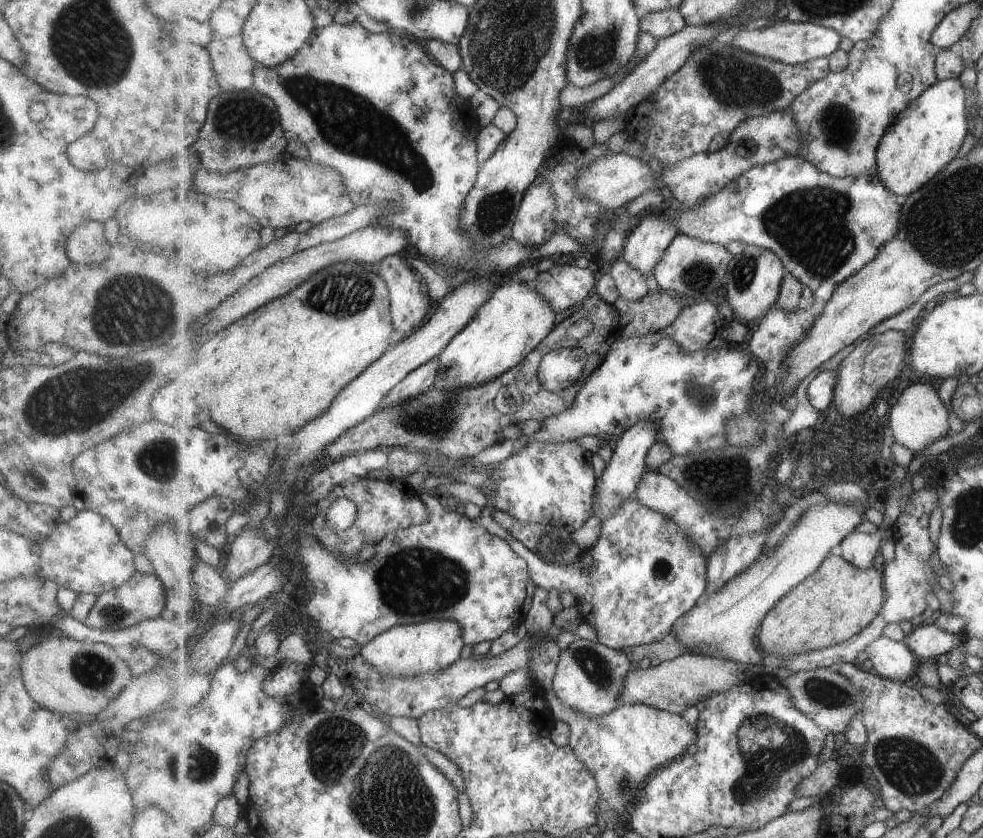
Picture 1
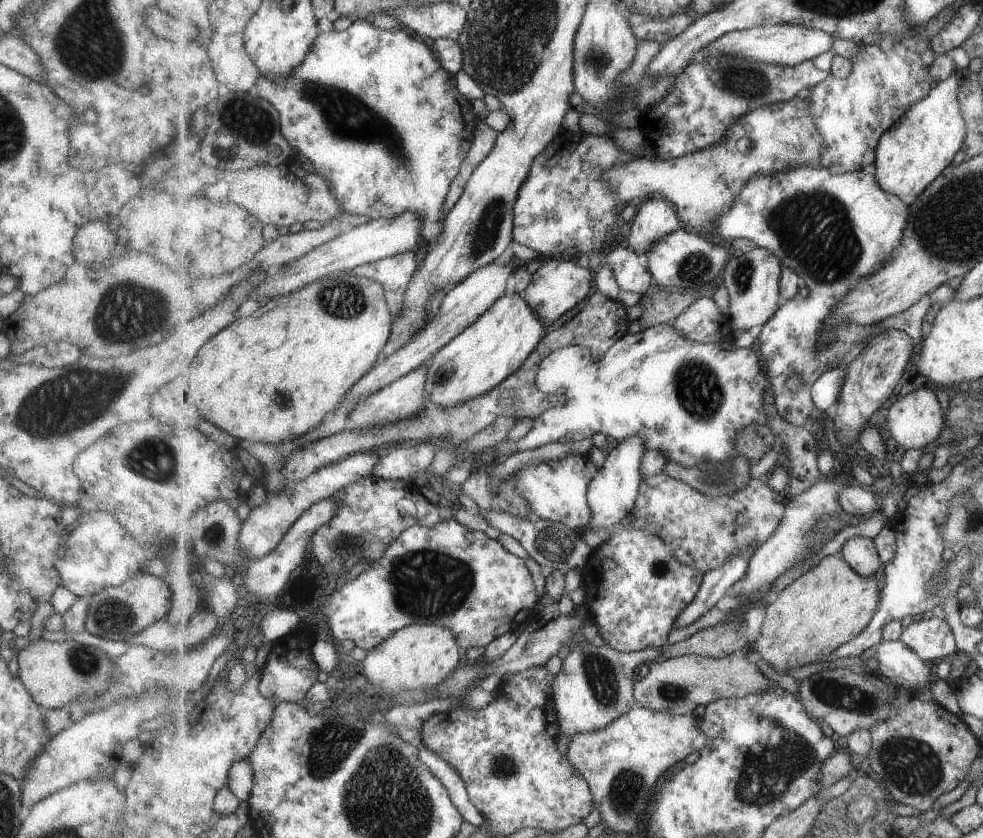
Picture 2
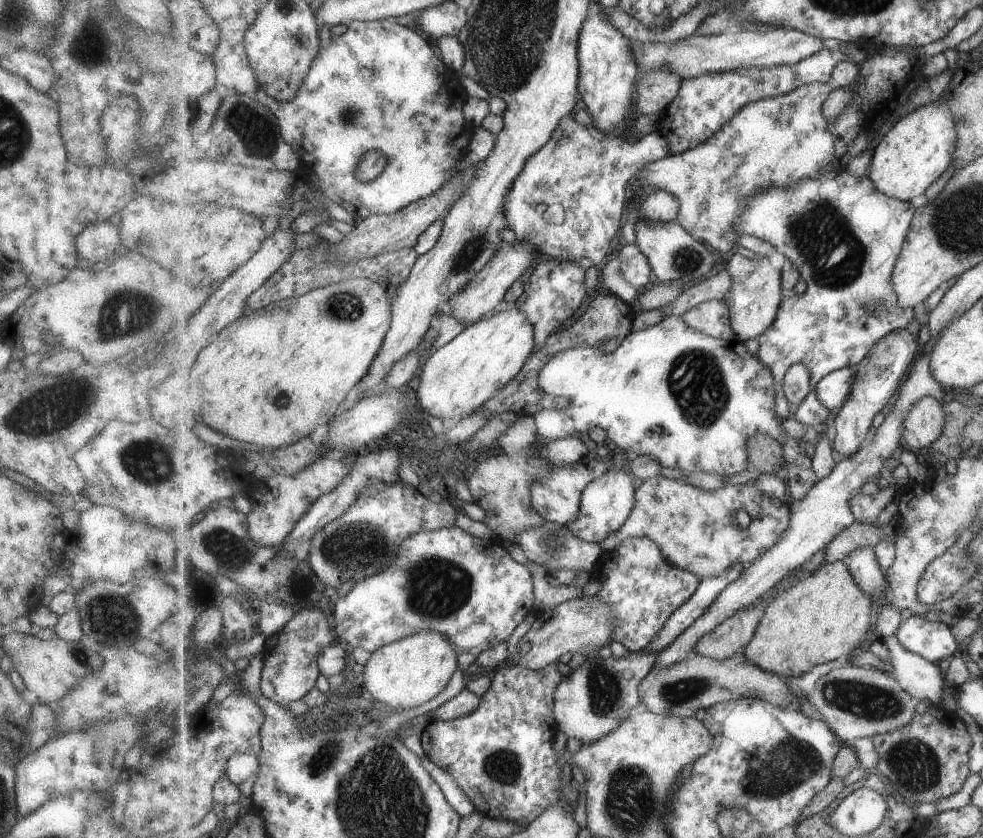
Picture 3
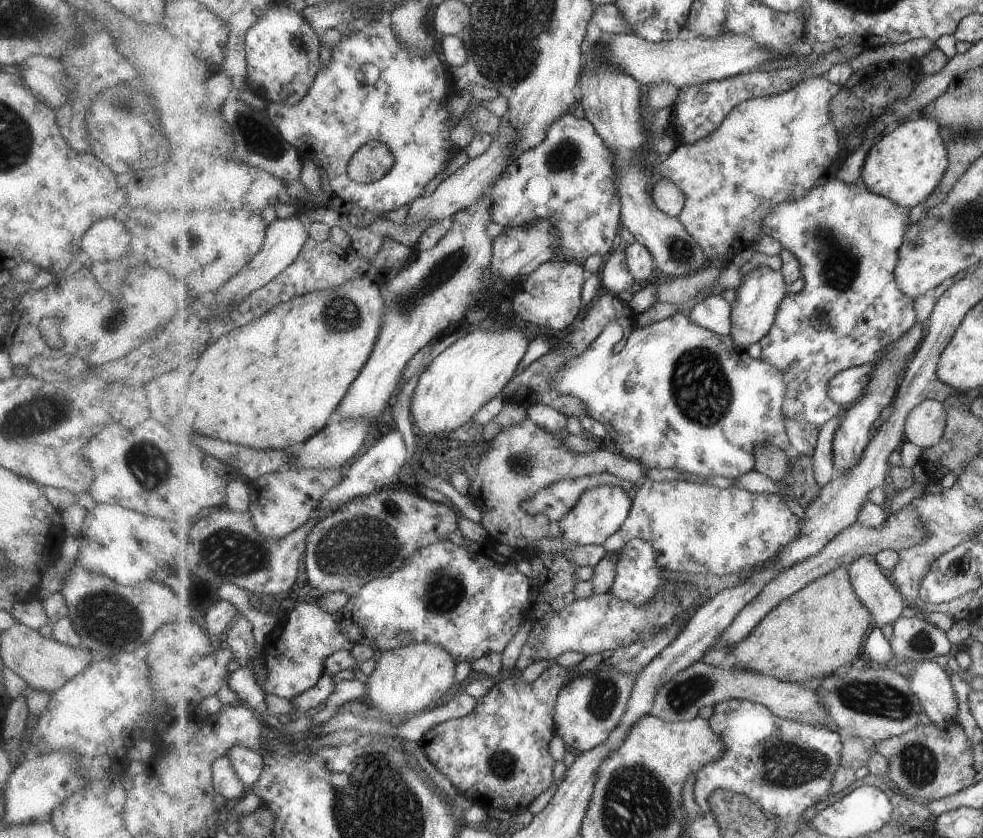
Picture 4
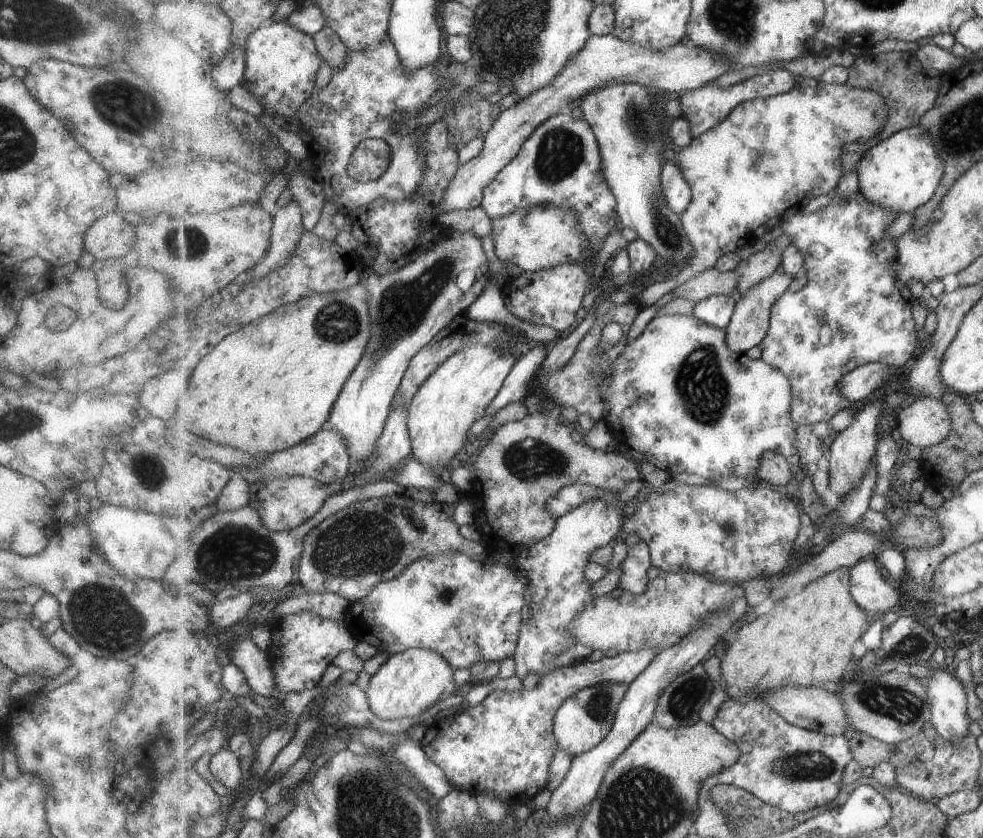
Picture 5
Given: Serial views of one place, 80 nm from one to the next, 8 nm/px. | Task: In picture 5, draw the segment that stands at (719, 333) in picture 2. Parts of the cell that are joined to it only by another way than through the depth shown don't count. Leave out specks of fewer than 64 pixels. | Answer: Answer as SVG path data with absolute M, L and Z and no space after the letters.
M711 295L696 304L694 314L706 323L726 330L734 316L737 298L731 295Z

